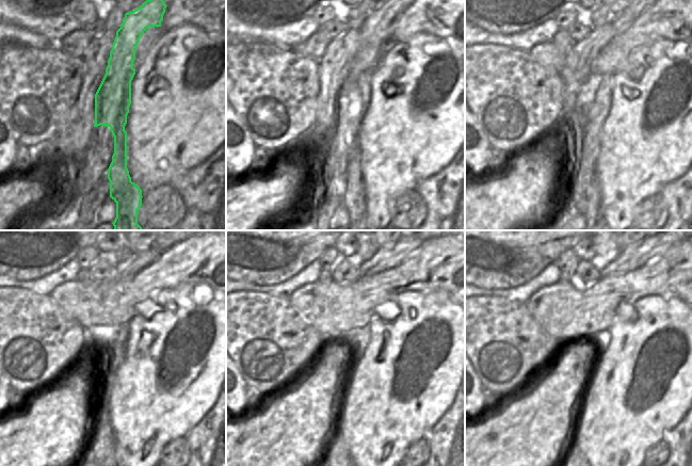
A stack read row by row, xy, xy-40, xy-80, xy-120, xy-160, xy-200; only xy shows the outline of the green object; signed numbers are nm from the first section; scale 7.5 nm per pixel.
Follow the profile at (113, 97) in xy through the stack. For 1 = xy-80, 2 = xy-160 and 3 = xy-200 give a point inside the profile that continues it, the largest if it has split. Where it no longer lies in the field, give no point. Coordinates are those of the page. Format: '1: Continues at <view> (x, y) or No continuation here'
1: Continues at xy-80 (586, 192)
2: Continues at xy-160 (337, 447)
3: Continues at xy-200 (573, 447).

